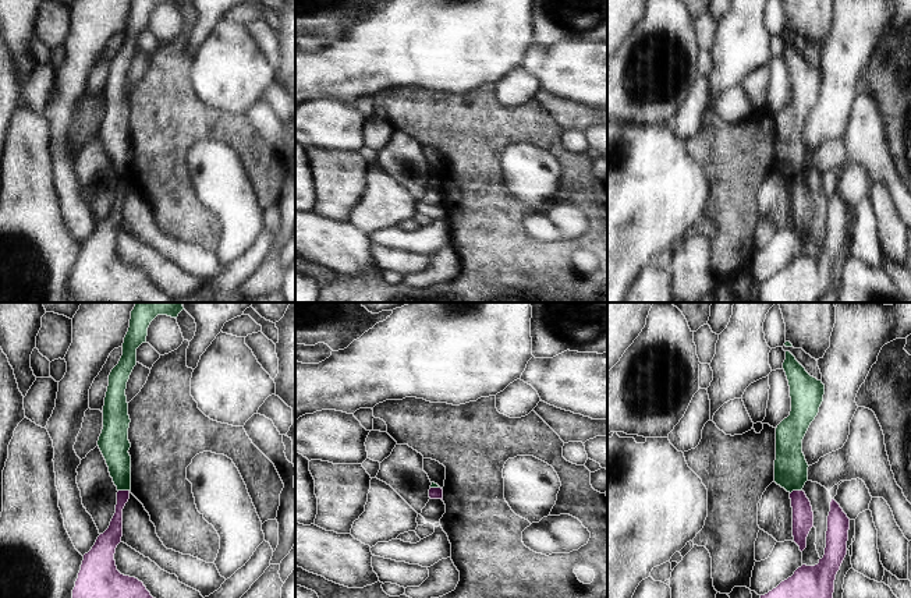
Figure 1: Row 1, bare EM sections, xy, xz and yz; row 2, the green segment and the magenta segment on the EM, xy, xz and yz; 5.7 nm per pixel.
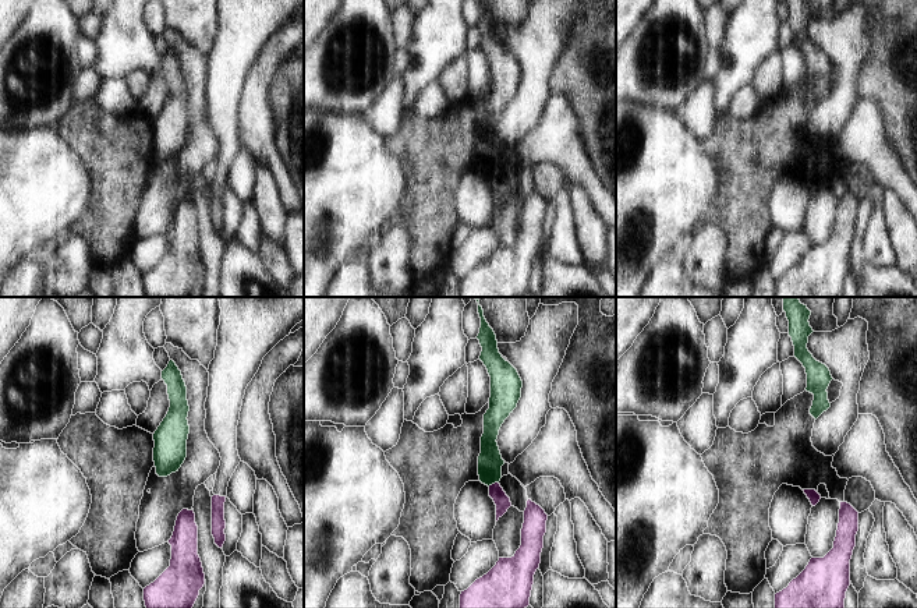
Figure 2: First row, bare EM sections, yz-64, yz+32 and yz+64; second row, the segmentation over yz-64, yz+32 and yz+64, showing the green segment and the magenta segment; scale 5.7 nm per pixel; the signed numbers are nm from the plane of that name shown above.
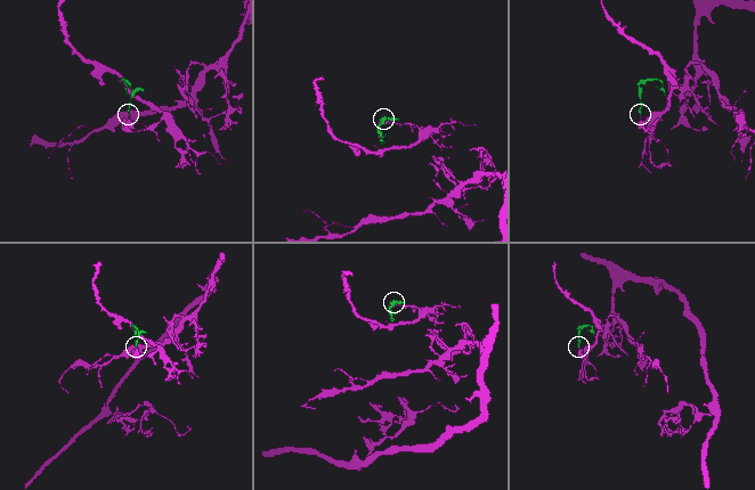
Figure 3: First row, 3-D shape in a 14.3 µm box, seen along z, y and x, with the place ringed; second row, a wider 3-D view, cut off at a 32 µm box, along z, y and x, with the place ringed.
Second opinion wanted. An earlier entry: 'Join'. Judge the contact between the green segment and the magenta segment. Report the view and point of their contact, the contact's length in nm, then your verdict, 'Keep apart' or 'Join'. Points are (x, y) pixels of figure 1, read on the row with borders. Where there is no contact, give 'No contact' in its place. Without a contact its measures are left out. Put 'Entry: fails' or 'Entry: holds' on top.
Entry: fails
Touches green at yz (796, 489). Shared border 80 nm. Keep apart

